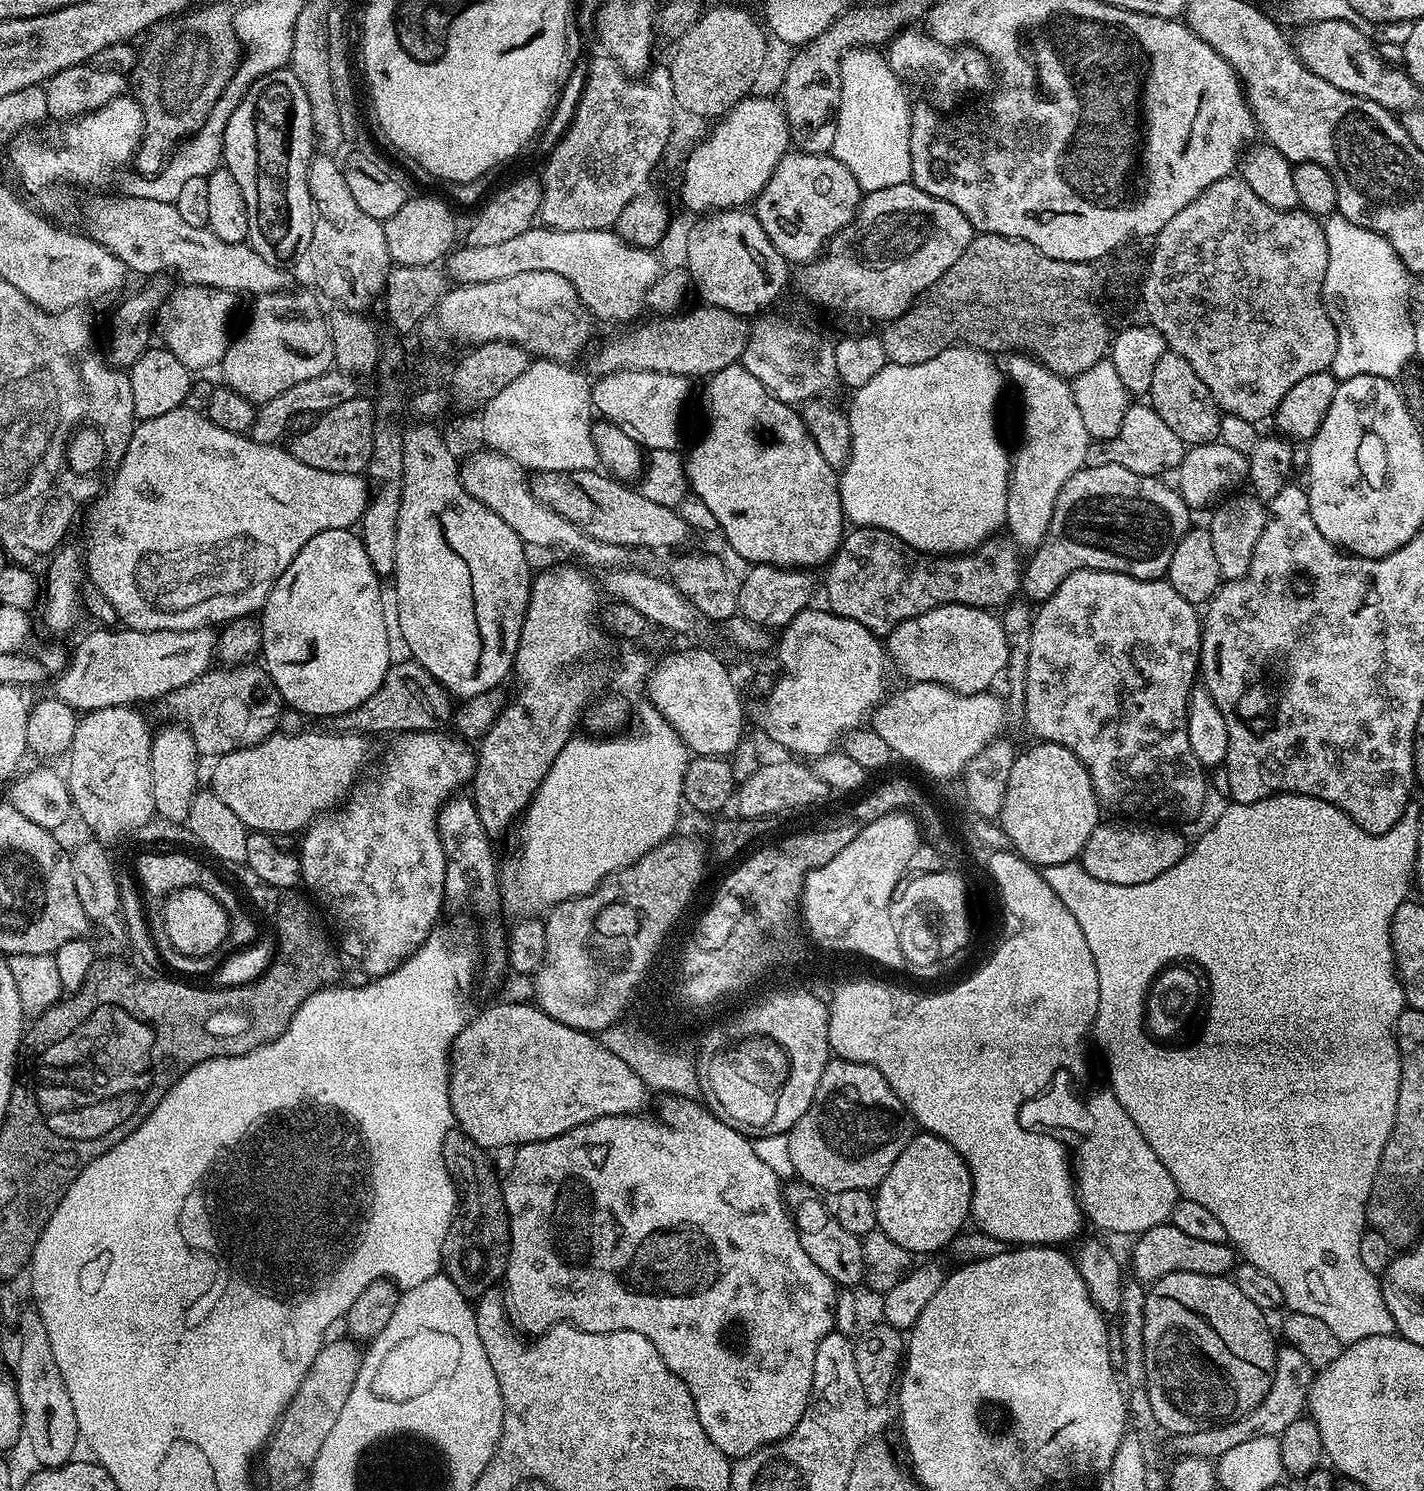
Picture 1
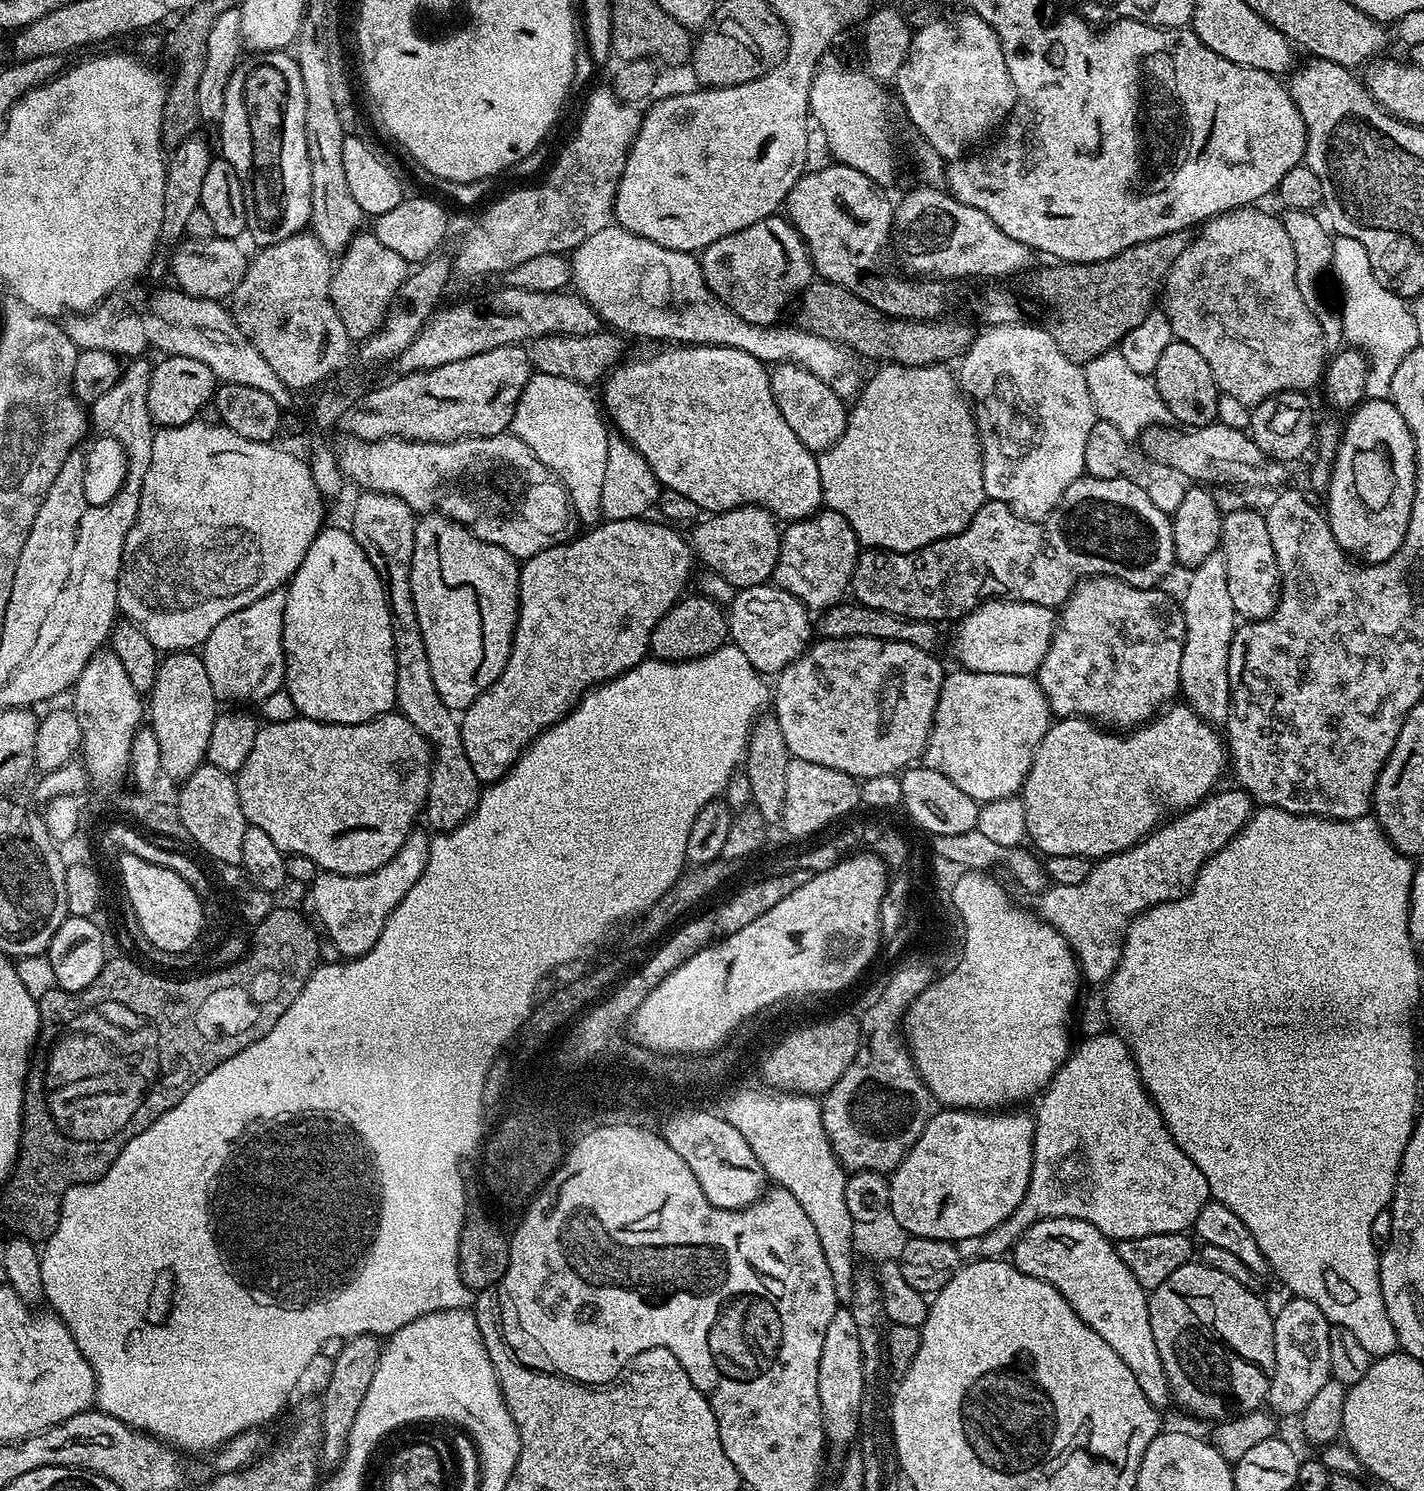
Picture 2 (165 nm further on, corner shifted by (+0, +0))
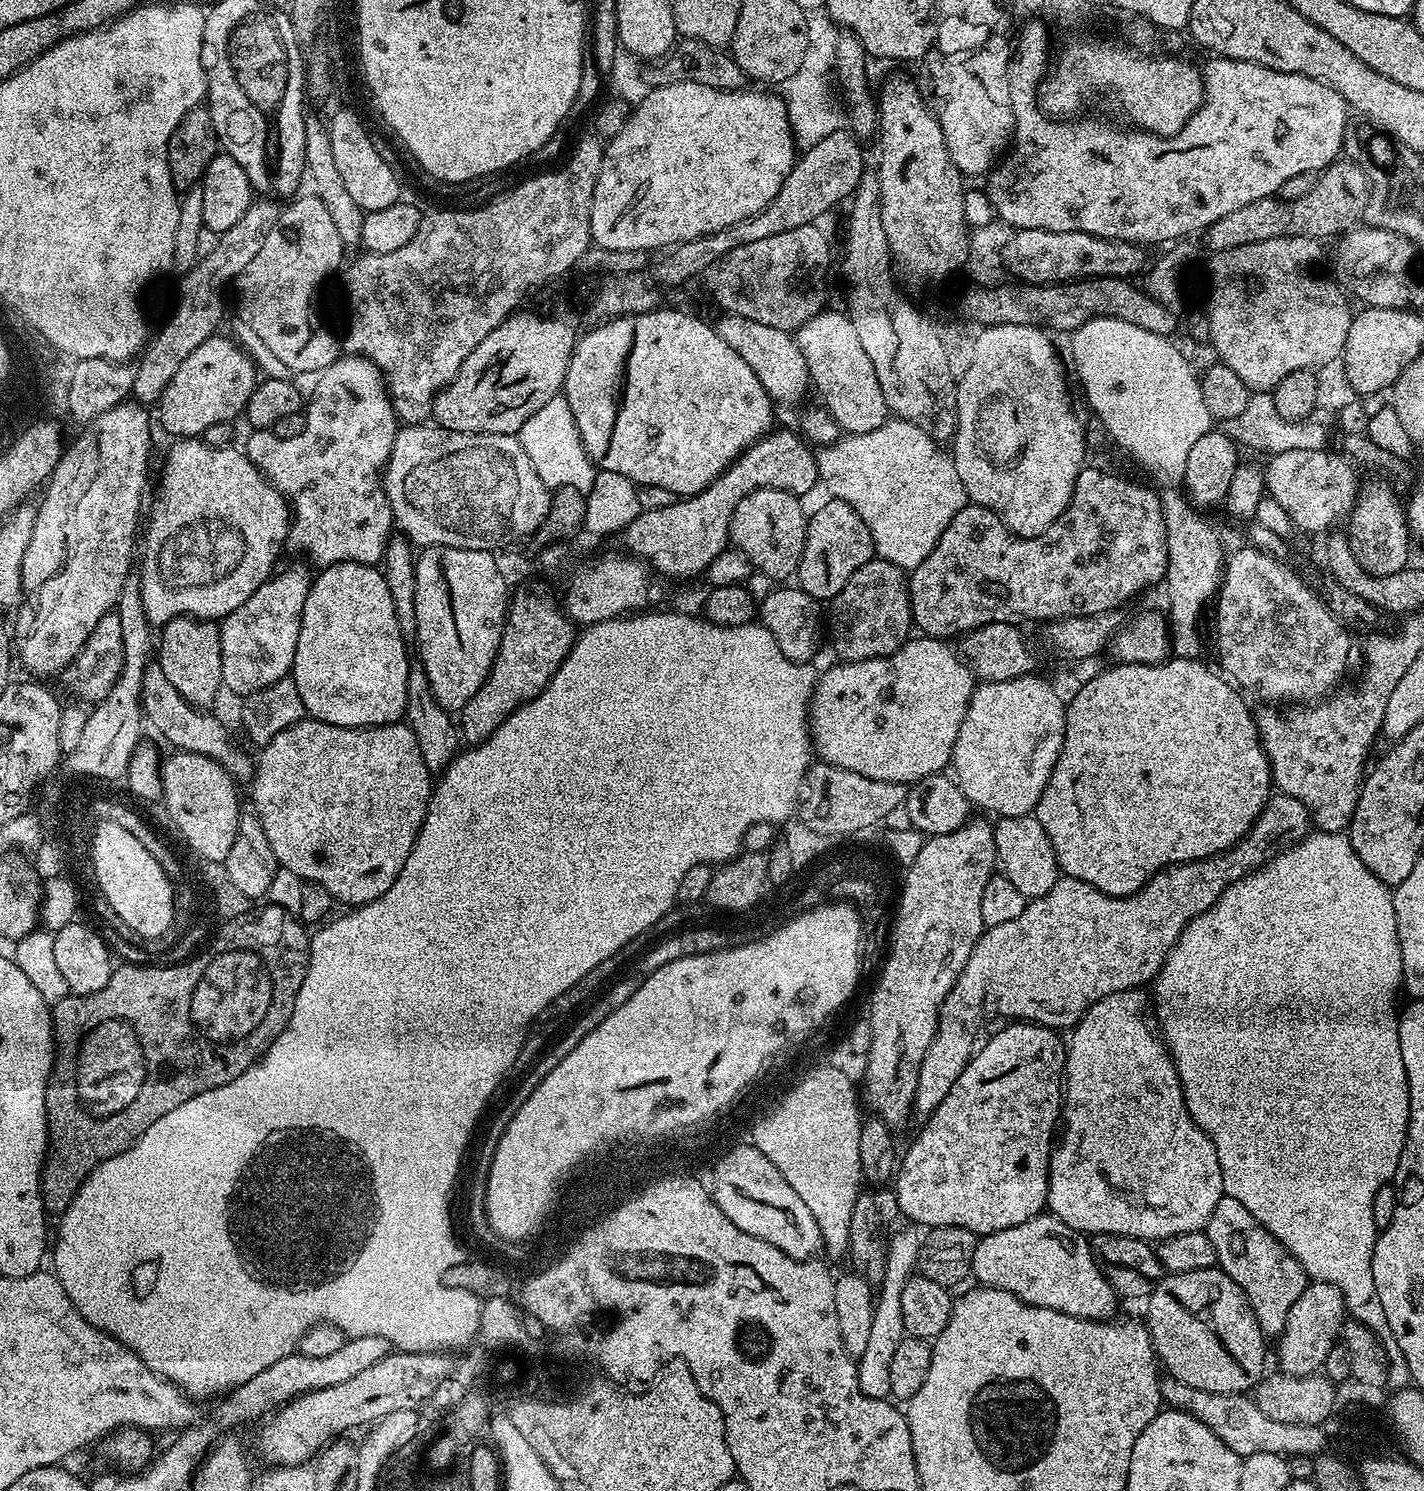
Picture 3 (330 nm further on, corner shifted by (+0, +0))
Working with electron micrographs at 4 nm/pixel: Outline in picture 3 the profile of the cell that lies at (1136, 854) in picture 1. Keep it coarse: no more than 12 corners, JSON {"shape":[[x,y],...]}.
{"shape":[[1035,815],[999,817],[999,869],[1028,900],[1059,879]]}

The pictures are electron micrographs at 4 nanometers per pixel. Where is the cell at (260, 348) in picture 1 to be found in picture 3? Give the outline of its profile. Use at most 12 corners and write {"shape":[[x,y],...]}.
{"shape":[[300,194],[234,281],[240,320],[292,372],[341,355],[316,313],[345,263]]}

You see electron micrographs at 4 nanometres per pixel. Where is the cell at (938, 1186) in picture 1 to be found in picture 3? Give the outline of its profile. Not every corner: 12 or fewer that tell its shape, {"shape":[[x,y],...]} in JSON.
{"shape":[[1008,1022],[903,1149],[903,1219],[1041,1215],[1066,1044]]}

